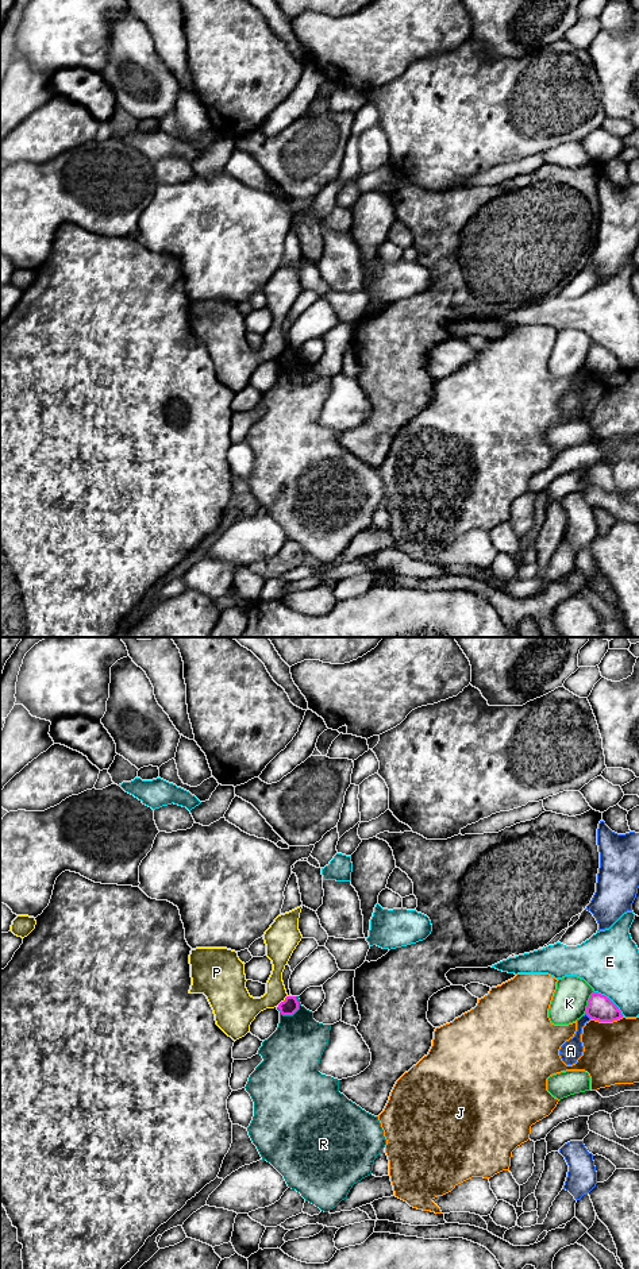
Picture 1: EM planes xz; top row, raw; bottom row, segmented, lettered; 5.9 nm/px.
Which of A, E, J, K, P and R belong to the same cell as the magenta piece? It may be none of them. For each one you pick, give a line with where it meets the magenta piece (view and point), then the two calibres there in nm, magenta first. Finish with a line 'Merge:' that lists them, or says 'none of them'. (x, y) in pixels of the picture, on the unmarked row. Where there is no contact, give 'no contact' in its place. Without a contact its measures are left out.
Merge: none of them

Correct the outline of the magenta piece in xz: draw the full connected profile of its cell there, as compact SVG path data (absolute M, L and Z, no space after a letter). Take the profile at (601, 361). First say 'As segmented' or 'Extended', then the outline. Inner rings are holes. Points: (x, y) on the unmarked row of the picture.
As segmented. M598 344L590 347L585 366L598 374L613 374L623 370L619 359L609 350Z

